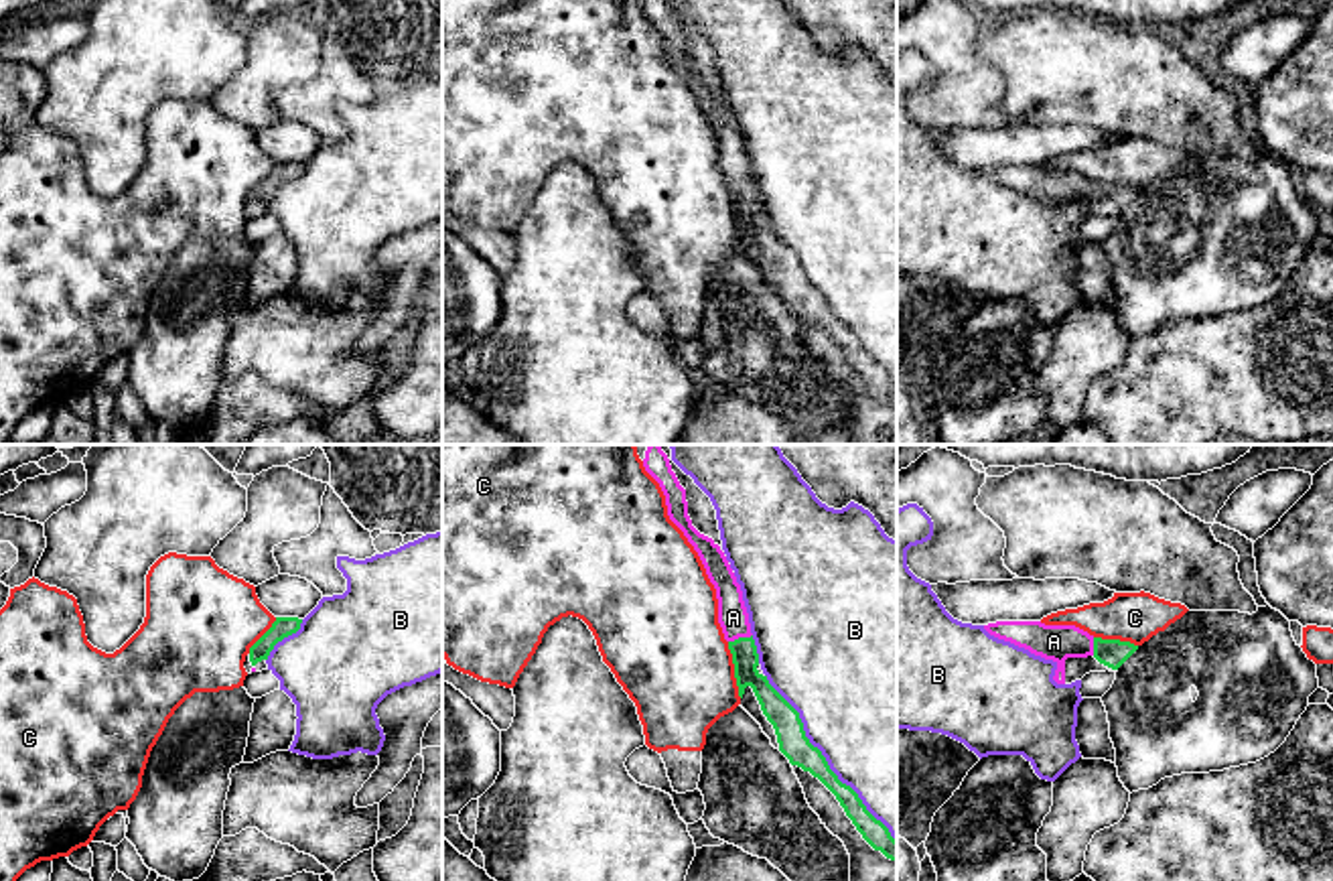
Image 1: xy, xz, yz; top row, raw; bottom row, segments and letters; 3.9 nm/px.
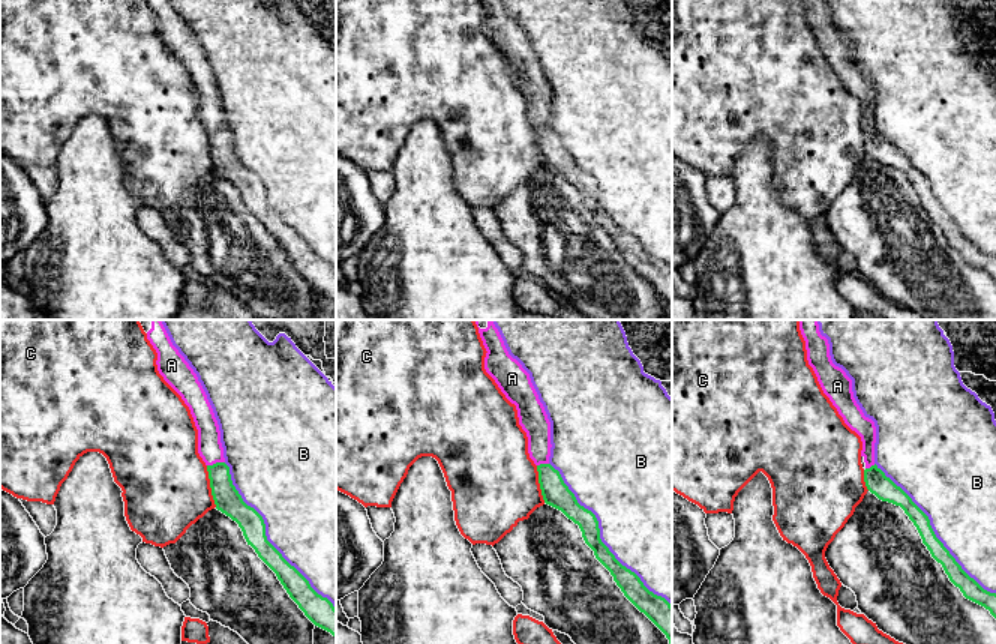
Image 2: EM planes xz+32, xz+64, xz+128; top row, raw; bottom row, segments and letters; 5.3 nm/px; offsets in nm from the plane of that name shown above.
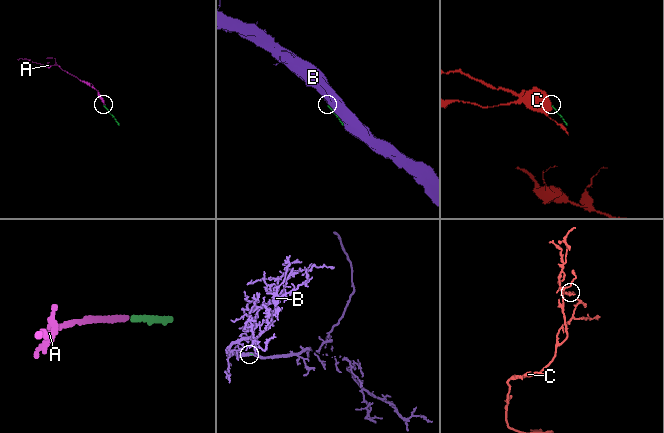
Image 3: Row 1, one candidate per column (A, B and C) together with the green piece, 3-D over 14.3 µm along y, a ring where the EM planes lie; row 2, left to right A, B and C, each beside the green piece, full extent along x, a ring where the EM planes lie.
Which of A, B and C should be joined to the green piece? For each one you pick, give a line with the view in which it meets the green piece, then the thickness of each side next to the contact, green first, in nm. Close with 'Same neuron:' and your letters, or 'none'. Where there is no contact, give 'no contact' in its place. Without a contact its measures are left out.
A: meets green in xz; 110 nm thick on the green side, 120 nm on the other
Same neuron: A

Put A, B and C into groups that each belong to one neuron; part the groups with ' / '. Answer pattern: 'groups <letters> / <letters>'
groups A / B / C

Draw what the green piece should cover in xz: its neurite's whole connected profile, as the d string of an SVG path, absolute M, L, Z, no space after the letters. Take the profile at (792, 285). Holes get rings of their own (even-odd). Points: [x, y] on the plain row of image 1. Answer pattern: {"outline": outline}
{"outline": "M645 0L643 12L659 28L670 65L694 91L716 134L718 168L732 199L739 242L743 244L747 231L753 233L763 260L775 274L779 296L789 309L818 323L836 341L862 384L887 404L897 406L897 386L891 382L889 374L866 355L850 331L838 325L822 296L805 282L799 258L769 229L767 221L757 215L759 199L741 130L720 91L692 71L686 35L672 16L668 0Z"}

